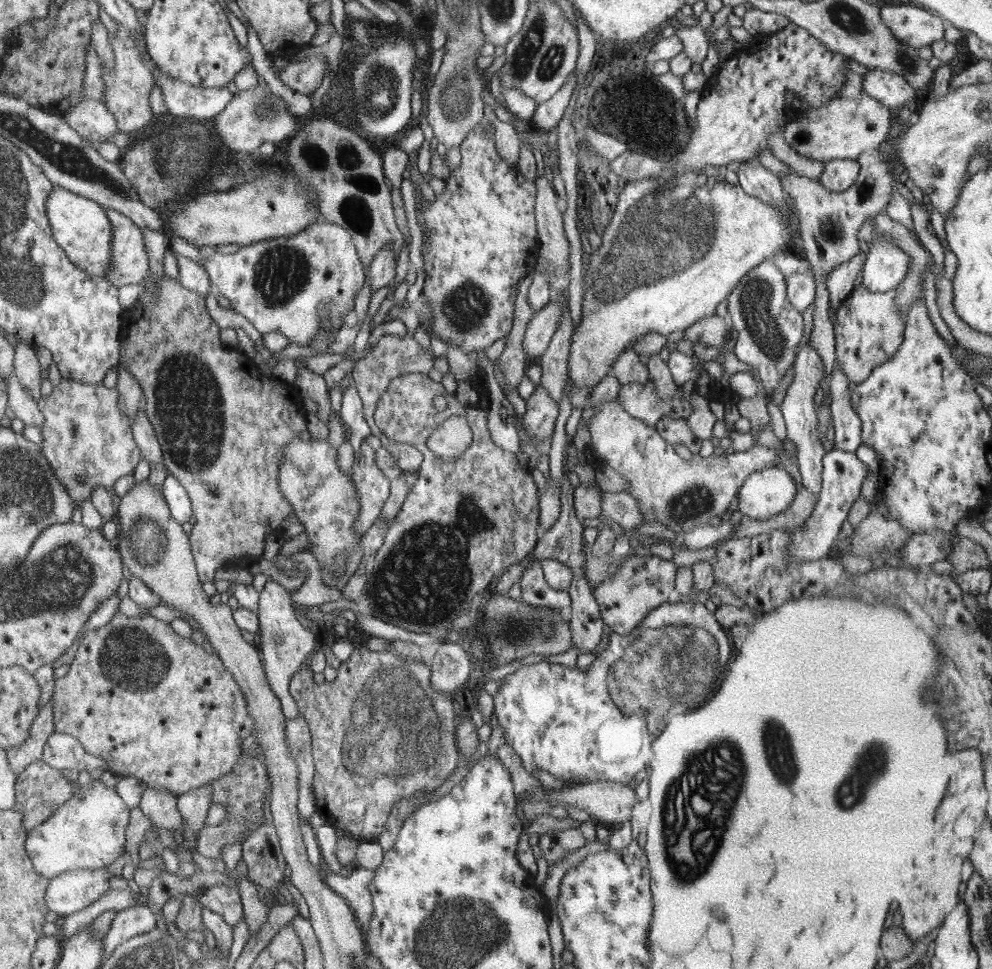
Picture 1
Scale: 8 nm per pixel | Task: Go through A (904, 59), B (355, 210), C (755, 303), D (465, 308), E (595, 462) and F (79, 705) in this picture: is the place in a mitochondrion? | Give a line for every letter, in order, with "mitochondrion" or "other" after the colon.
A: mitochondrion
B: mitochondrion
C: mitochondrion
D: mitochondrion
E: other
F: other

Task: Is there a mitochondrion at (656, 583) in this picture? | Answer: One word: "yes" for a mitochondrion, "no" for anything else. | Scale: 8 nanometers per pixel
no

